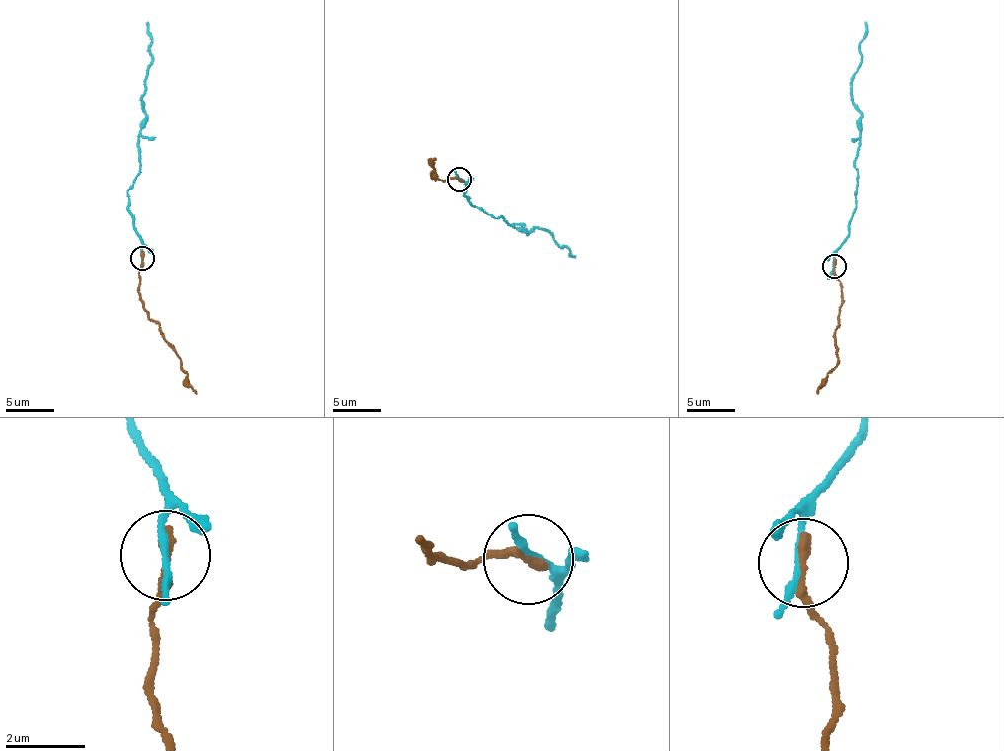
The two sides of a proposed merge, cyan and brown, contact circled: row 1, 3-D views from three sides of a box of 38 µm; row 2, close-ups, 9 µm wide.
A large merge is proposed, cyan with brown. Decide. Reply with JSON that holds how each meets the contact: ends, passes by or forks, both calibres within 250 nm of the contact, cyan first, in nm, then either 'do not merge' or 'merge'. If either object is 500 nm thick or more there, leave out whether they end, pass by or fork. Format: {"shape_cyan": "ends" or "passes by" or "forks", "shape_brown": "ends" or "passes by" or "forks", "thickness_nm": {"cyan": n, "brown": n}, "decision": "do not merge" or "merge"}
{"shape_cyan": "passes by", "shape_brown": "ends", "thickness_nm": {"cyan": 140, "brown": 280}, "decision": "do not merge"}

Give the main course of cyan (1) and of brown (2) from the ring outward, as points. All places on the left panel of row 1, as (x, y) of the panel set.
1: (142, 258), (143, 242), (127, 188), (140, 170), (138, 131), (147, 117), (143, 99), (151, 59), (148, 23)
2: (143, 259), (139, 300), (160, 327), (162, 338), (180, 360), (180, 367), (196, 393)

